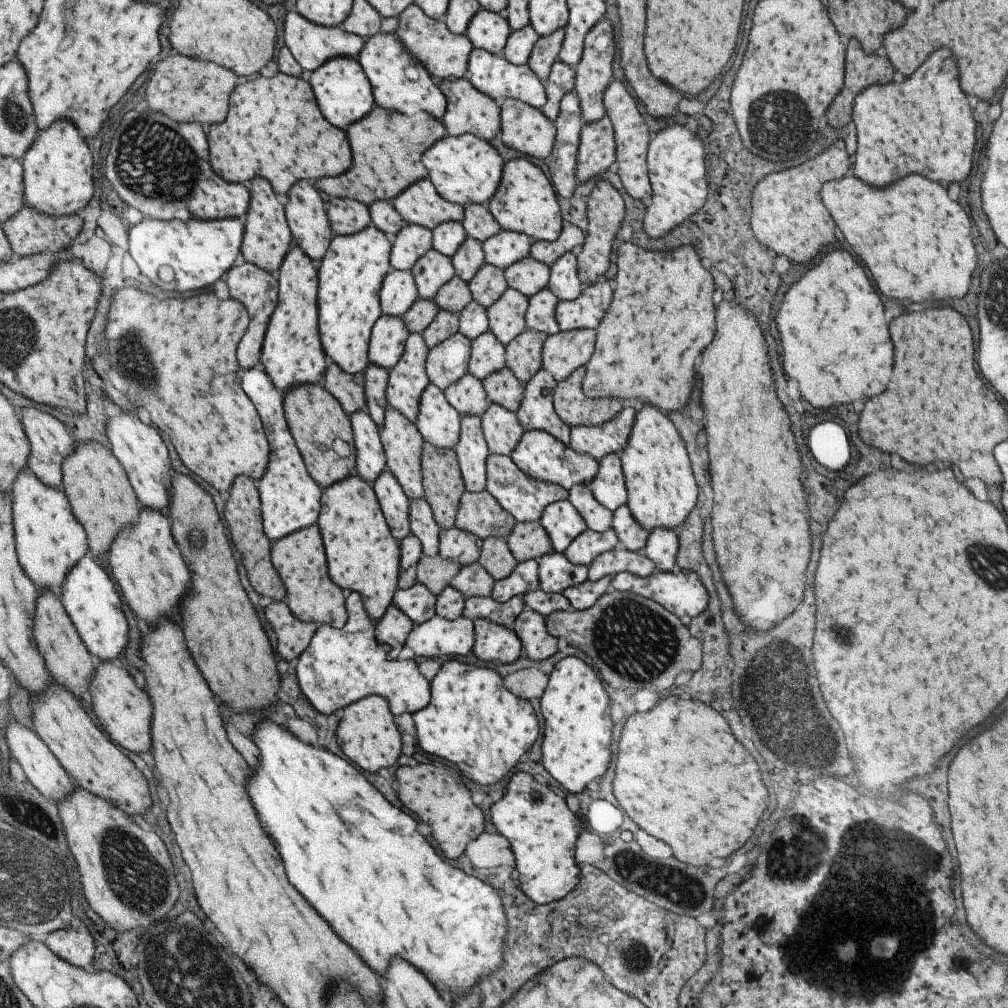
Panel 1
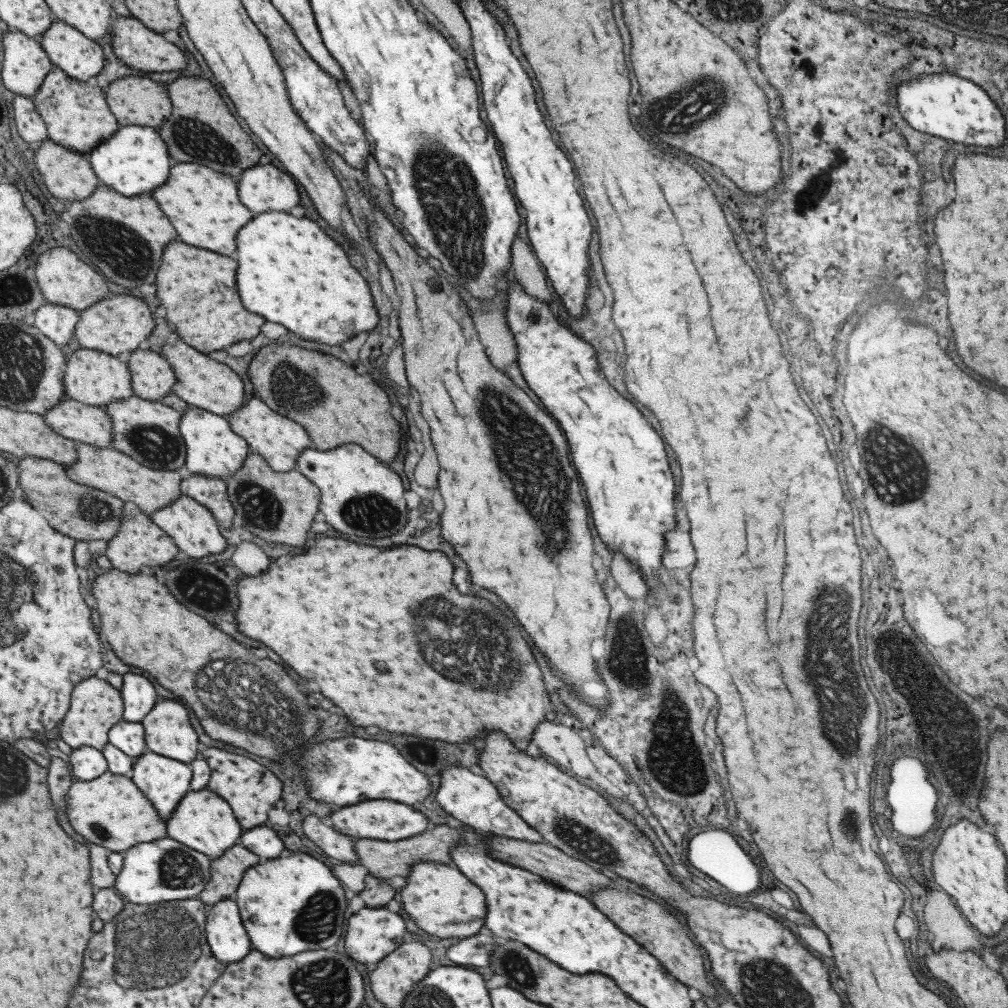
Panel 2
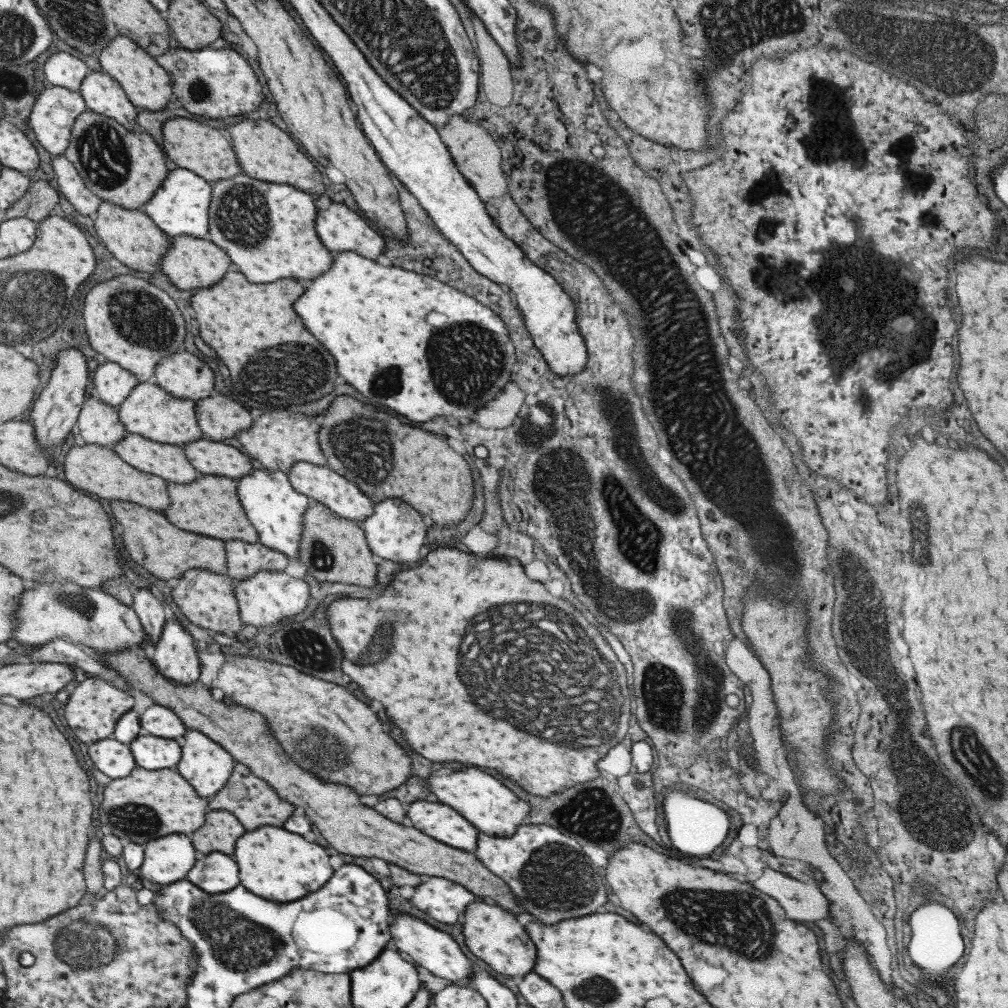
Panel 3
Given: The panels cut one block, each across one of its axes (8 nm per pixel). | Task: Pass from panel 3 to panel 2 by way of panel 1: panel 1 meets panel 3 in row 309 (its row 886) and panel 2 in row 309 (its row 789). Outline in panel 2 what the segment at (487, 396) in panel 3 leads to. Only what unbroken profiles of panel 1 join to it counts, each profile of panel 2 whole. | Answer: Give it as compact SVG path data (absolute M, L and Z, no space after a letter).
M279 211L253 214L241 232L237 232L235 252L231 258L237 262L235 284L243 308L269 322L285 326L289 332L305 340L341 344L351 336L351 332L363 332L365 328L373 328L377 324L377 314L375 308L371 310L373 304L369 304L369 288L365 280L349 266L343 250L311 219Z

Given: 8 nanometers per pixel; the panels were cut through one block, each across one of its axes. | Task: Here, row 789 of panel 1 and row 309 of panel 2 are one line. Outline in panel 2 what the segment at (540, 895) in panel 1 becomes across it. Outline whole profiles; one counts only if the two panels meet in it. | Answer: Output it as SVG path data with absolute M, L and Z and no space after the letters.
M511 282L506 291L507 303L503 312L517 349L516 364L527 386L545 406L547 414L555 419L567 441L570 462L585 488L595 530L608 550L621 552L625 560L631 560L631 564L643 572L644 586L647 587L645 596L656 597L660 586L659 576L664 570L661 550L665 544L665 532L675 528L675 484L667 466L663 442L643 420L639 410L607 383L591 344L577 338L569 328L555 320L549 302L539 302L525 294L517 282Z

